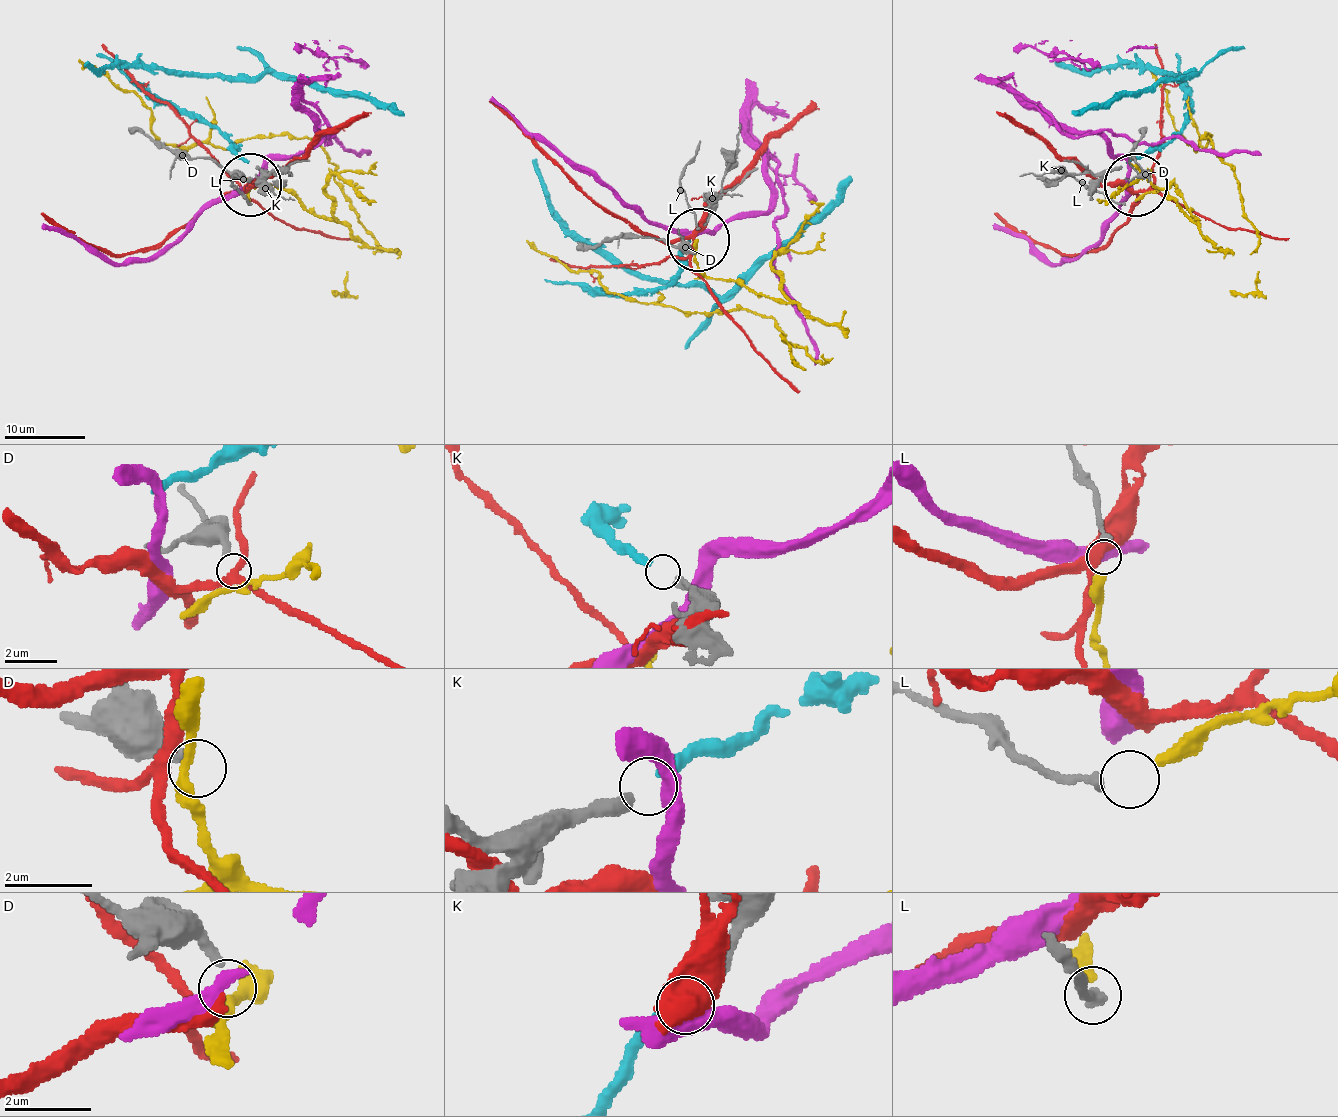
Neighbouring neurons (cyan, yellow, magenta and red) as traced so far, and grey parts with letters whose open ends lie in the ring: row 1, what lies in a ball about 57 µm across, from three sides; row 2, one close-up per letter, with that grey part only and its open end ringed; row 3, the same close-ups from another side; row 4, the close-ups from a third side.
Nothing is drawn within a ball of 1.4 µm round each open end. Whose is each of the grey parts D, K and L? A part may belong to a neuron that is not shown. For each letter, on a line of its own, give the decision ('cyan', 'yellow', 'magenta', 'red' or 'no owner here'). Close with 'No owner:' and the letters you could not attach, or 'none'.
D: no owner here
K: cyan
L: yellow
No owner: D

